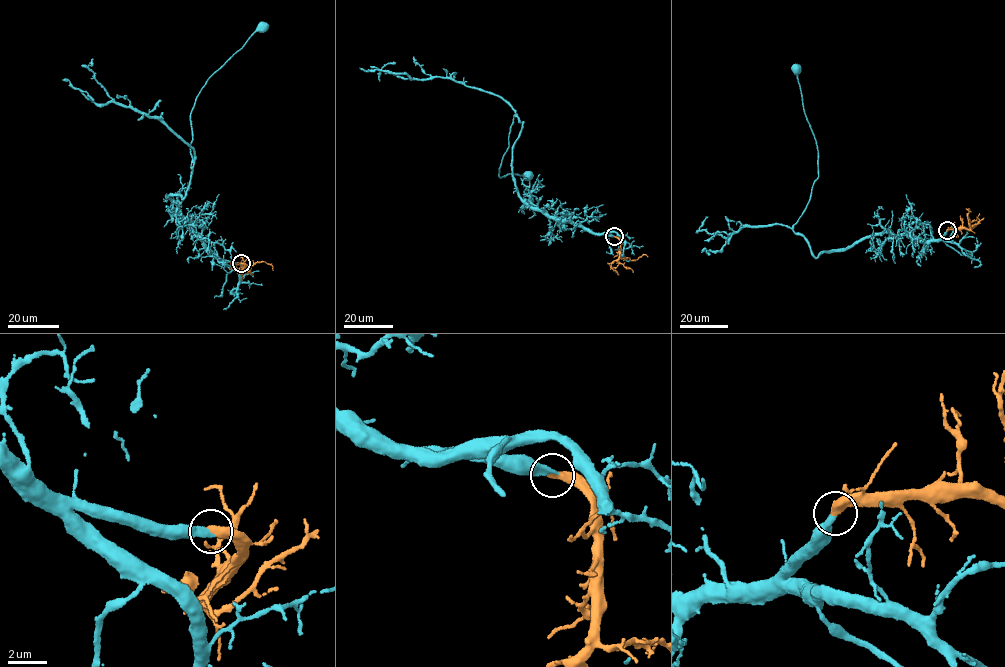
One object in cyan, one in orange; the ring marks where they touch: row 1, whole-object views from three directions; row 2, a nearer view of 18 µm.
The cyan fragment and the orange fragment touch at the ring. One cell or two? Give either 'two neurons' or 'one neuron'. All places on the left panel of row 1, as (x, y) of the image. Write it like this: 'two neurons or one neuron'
one neuron

